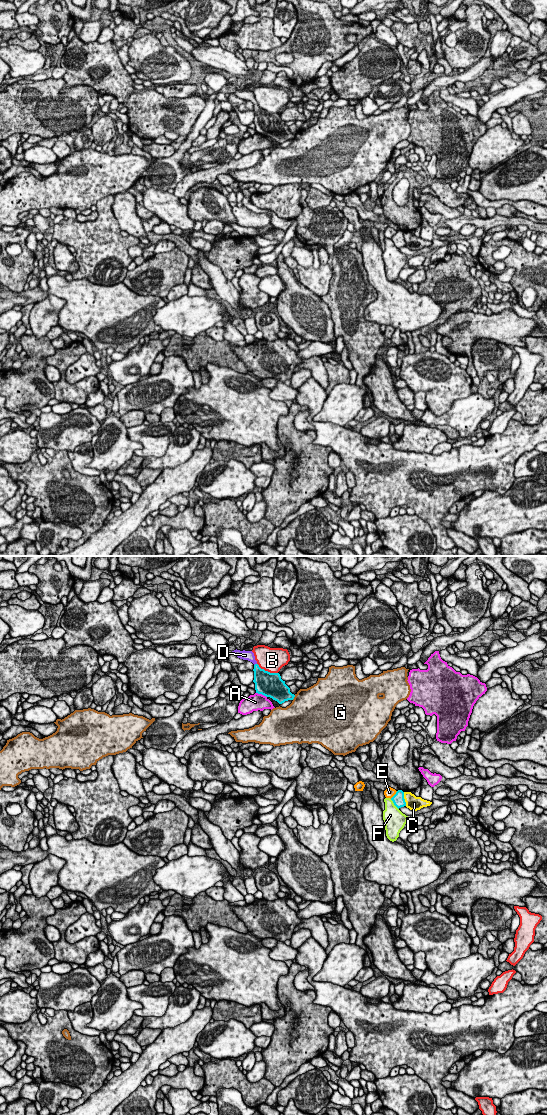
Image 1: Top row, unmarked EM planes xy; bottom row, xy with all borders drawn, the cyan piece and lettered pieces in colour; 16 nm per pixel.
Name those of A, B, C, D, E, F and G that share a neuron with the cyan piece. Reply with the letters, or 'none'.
D

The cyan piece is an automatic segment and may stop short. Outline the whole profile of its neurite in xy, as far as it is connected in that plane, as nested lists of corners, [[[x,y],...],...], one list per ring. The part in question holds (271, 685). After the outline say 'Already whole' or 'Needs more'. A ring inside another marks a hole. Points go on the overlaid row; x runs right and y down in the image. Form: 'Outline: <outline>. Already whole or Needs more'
Outline: [[[232,651],[238,658],[248,660],[254,664],[254,680],[256,693],[270,697],[279,704],[288,700],[293,700],[295,695],[290,692],[290,688],[281,679],[279,673],[270,673],[261,669],[255,660],[252,651]]]. Needs more

